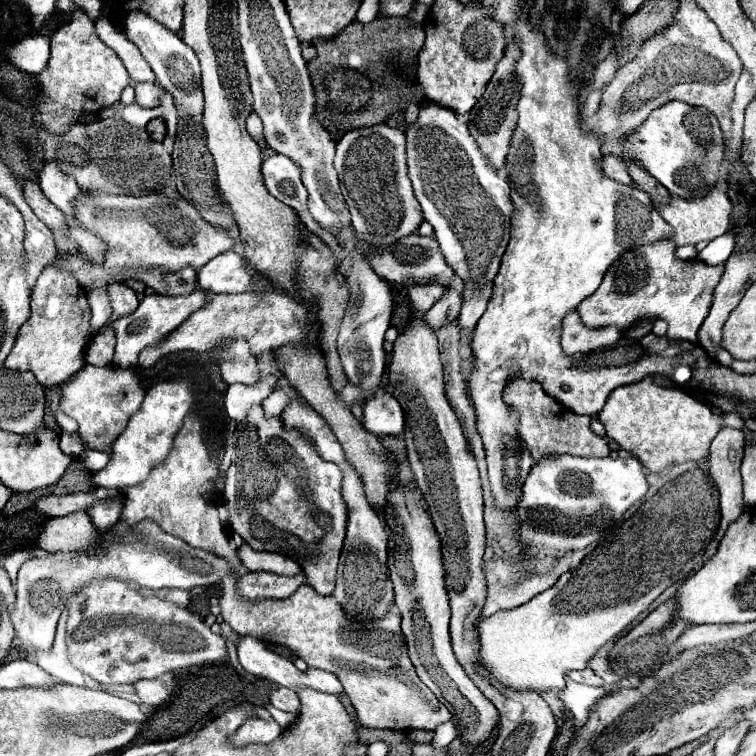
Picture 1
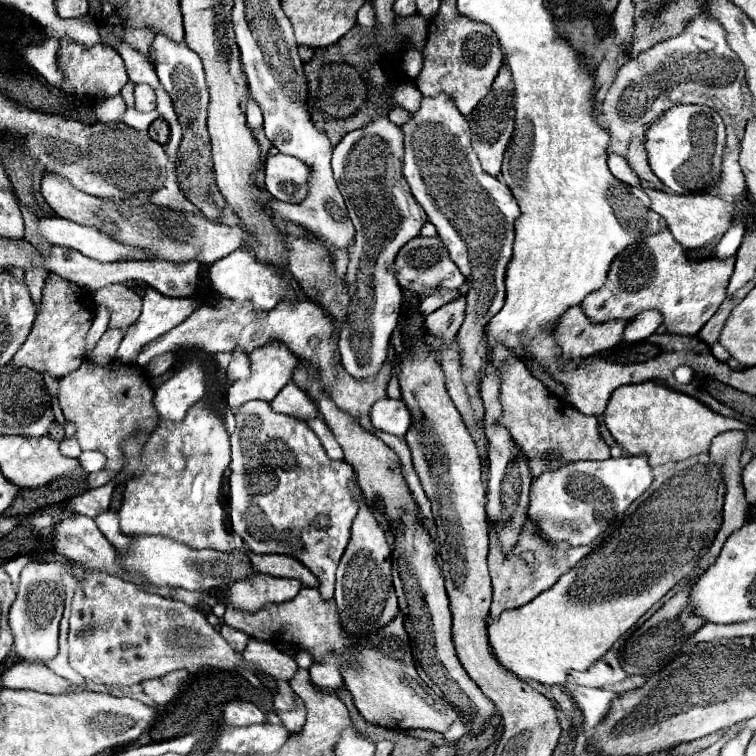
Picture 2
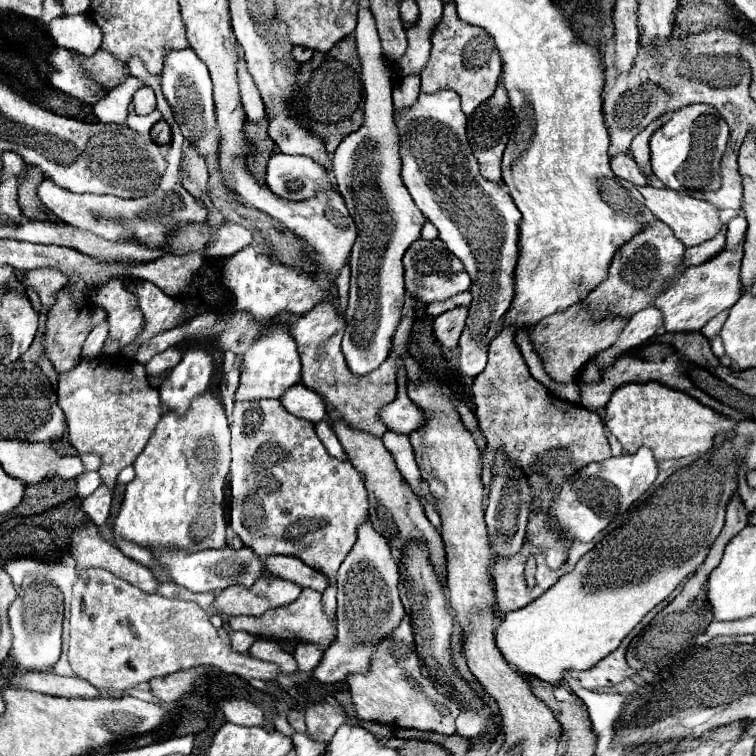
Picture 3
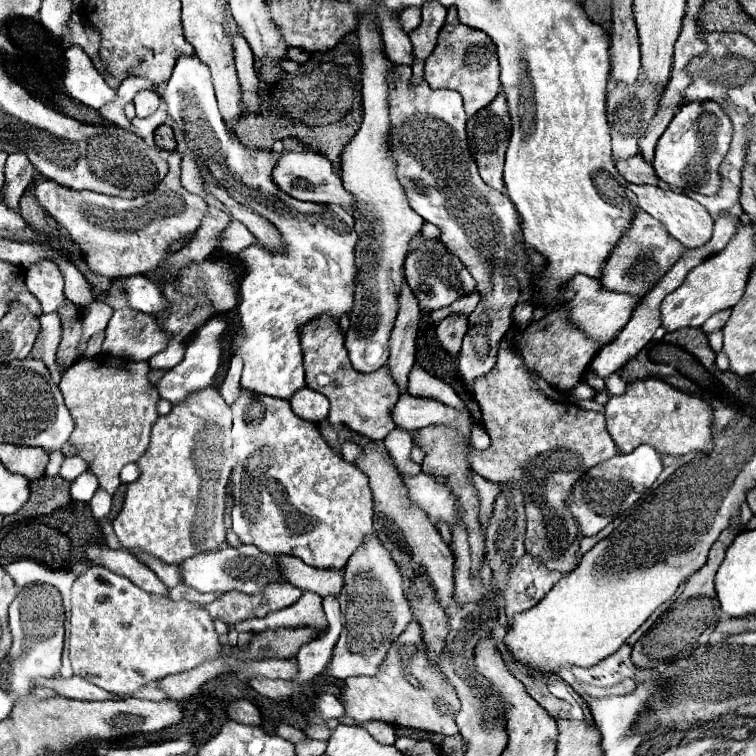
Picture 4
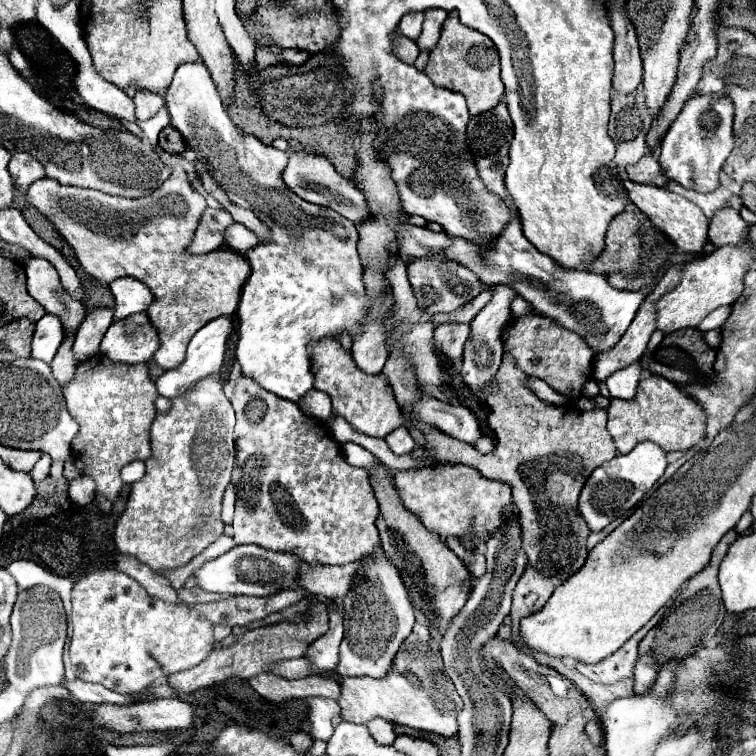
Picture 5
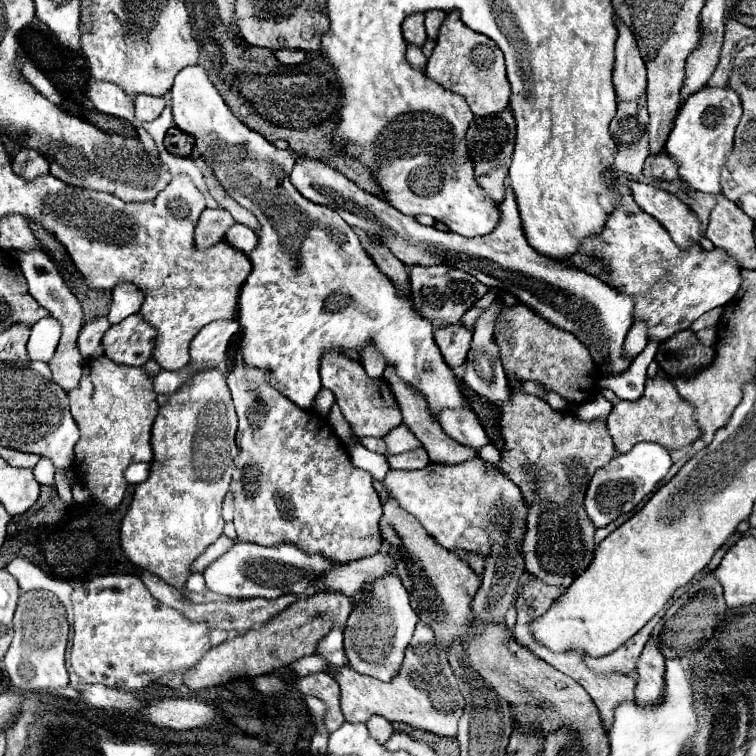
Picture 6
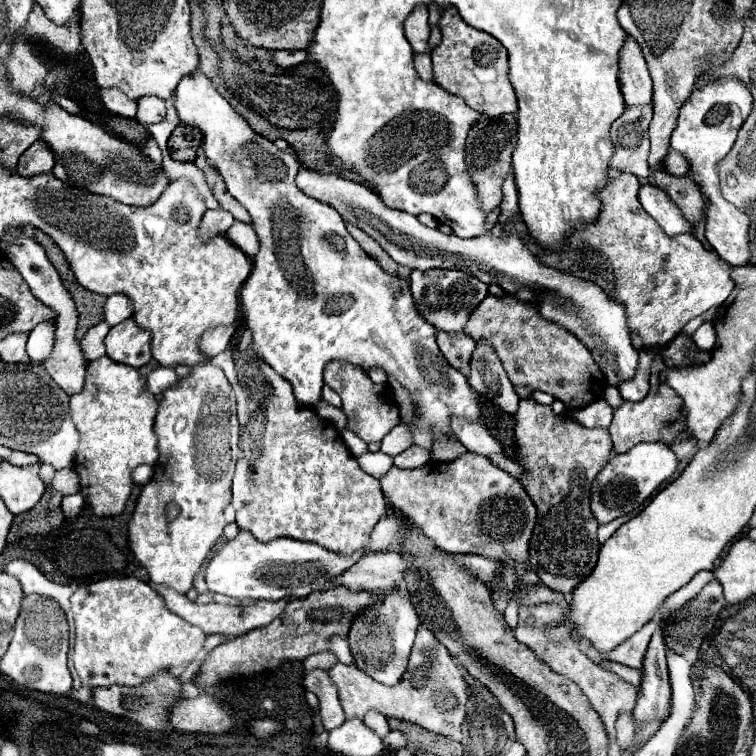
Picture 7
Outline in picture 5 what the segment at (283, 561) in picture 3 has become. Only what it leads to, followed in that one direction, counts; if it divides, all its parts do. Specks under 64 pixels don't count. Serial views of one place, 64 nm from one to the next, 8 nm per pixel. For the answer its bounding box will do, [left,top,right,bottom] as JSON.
[300,562,364,598]

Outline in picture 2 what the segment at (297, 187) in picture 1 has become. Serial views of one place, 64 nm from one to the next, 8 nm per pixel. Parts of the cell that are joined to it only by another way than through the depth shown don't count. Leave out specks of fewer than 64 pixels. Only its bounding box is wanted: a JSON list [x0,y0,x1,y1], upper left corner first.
[266,154,310,204]

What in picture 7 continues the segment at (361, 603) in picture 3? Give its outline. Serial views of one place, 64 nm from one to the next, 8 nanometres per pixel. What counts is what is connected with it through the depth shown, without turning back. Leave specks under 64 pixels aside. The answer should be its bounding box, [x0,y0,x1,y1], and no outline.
[348,590,418,686]

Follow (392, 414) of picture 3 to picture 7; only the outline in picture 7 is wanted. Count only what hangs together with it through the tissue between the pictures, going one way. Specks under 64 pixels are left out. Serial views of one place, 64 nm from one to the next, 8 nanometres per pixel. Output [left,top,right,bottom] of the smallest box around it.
[452,418,504,458]

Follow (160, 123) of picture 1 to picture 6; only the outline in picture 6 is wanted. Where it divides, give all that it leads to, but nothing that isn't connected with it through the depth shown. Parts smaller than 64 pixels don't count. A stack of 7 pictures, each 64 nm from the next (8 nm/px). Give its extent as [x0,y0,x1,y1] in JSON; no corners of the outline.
[164,128,194,158]

